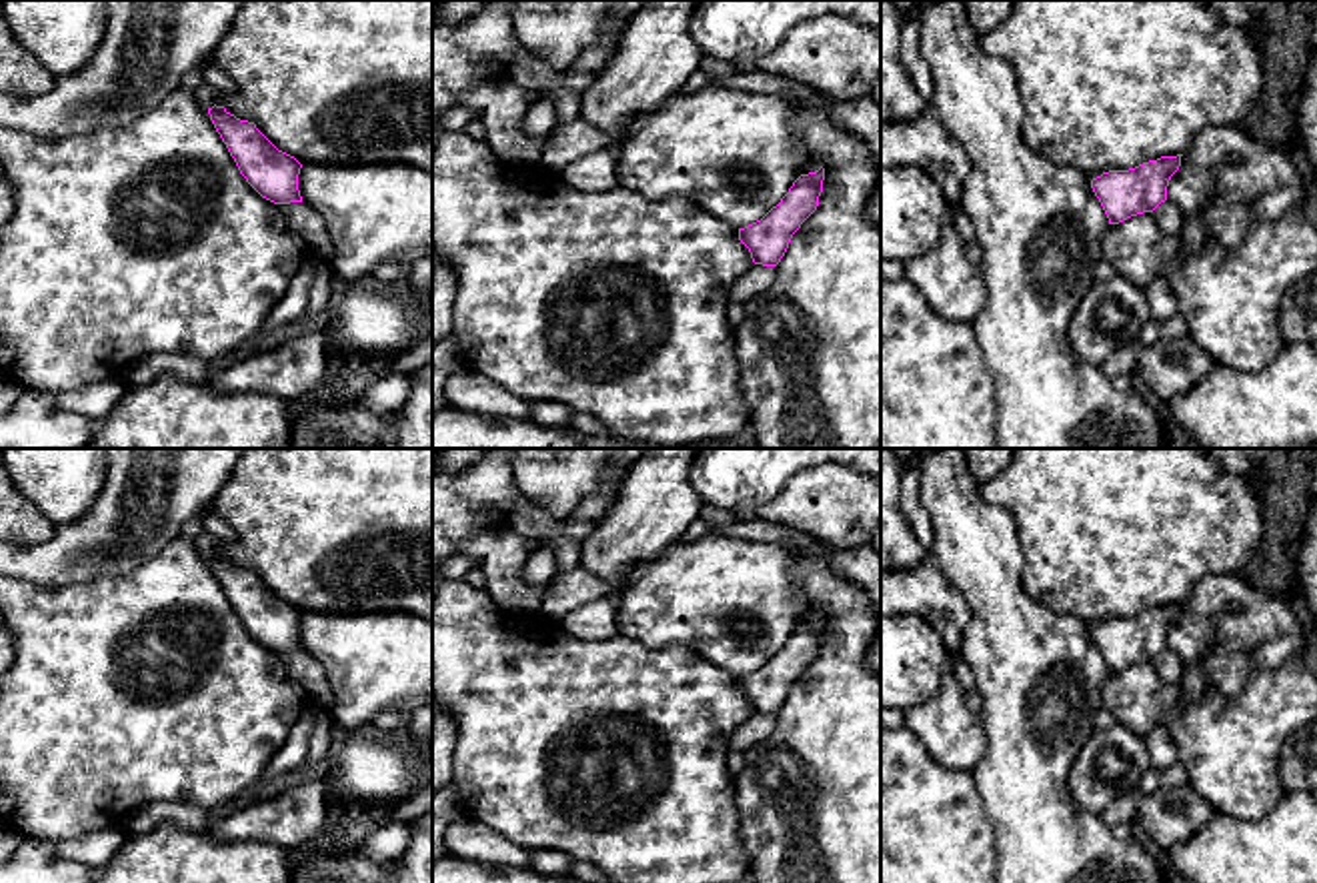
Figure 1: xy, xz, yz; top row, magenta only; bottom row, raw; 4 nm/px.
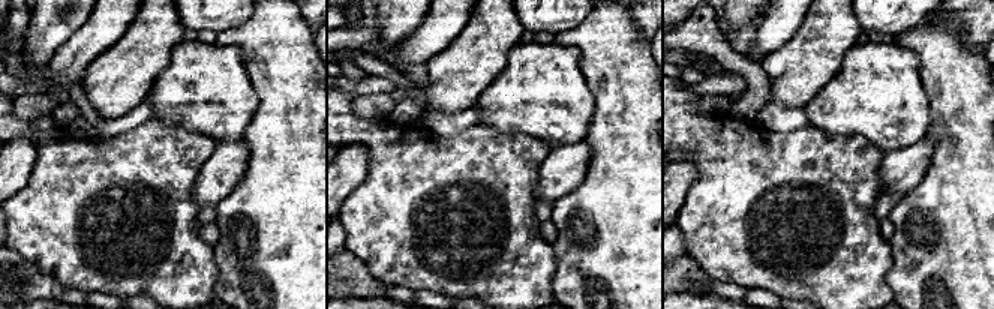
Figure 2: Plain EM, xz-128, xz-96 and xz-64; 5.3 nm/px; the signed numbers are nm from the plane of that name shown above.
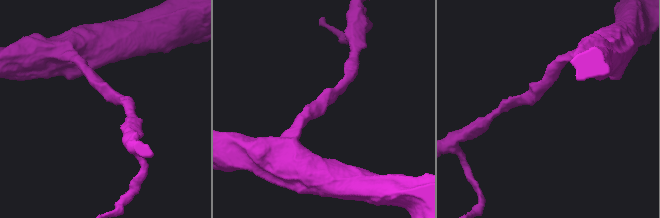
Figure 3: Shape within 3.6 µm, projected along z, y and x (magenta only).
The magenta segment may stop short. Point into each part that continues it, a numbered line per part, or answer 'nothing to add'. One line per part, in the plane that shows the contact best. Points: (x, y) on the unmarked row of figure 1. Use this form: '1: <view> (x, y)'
nothing to add

